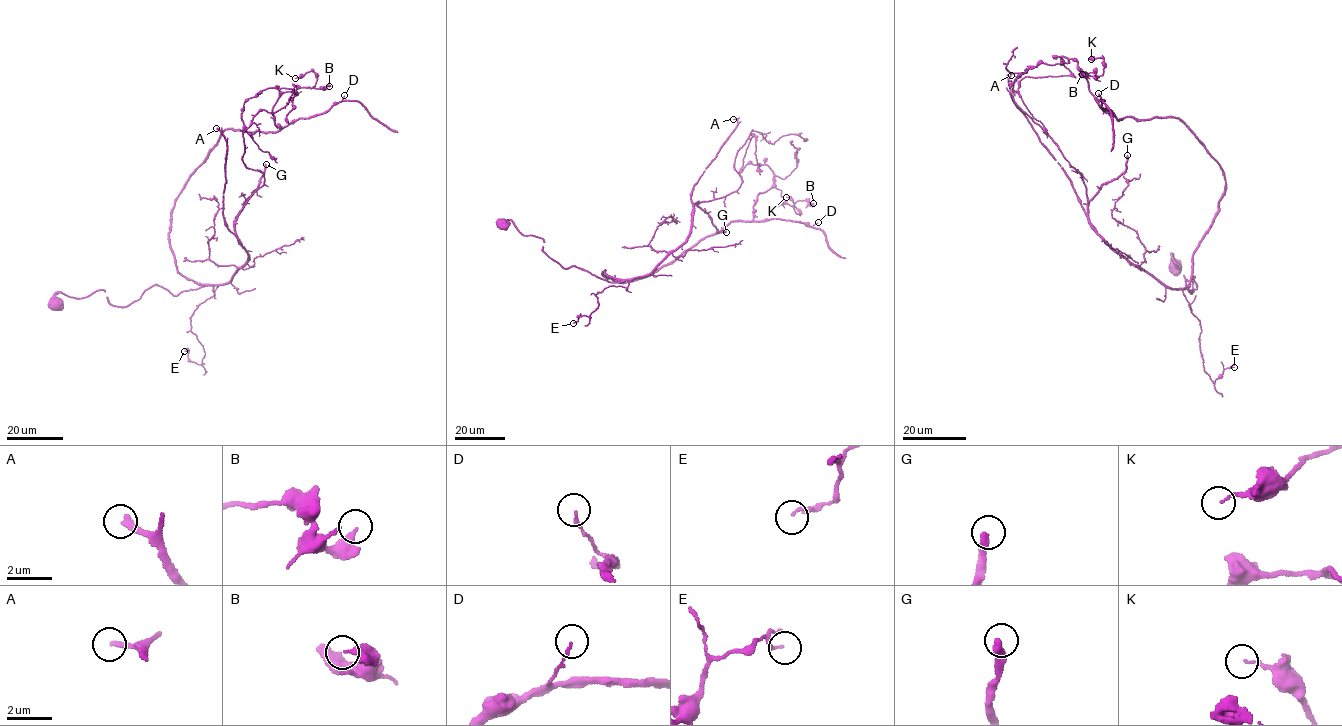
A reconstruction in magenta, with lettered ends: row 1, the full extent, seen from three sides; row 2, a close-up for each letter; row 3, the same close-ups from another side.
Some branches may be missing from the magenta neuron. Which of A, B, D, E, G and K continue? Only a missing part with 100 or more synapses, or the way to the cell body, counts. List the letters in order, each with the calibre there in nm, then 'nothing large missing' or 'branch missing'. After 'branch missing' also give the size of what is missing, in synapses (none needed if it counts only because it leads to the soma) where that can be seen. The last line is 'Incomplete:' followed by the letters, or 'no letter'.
A: 260 nm thick; nothing large missing
B: 300 nm thick; nothing large missing
D: 110 nm thick; nothing large missing
E: 100 nm thick; nothing large missing
G: 320 nm thick; nothing large missing
K: 110 nm thick; nothing large missing
Incomplete: no letter

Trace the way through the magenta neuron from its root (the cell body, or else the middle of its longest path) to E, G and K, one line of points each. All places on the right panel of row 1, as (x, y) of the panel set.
E: (1175, 264), (1191, 292), (1194, 277), (1183, 292), (1204, 371), (1214, 382), (1234, 367)
G: (1175, 264), (1191, 292), (1194, 277), (1190, 293), (1092, 226), (1088, 203), (1127, 155)
K: (1175, 264), (1190, 293), (1223, 170), (1178, 119), (1104, 112), (1080, 70), (1102, 75), (1091, 59)

